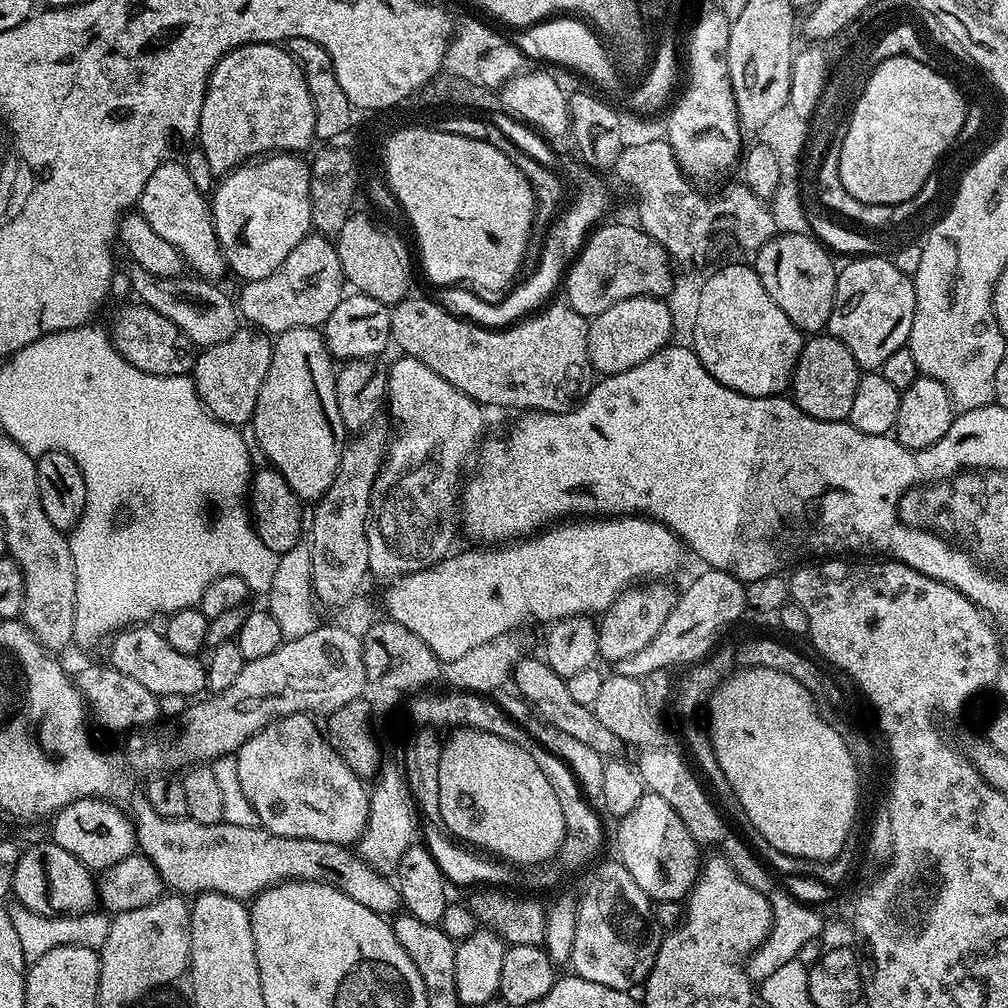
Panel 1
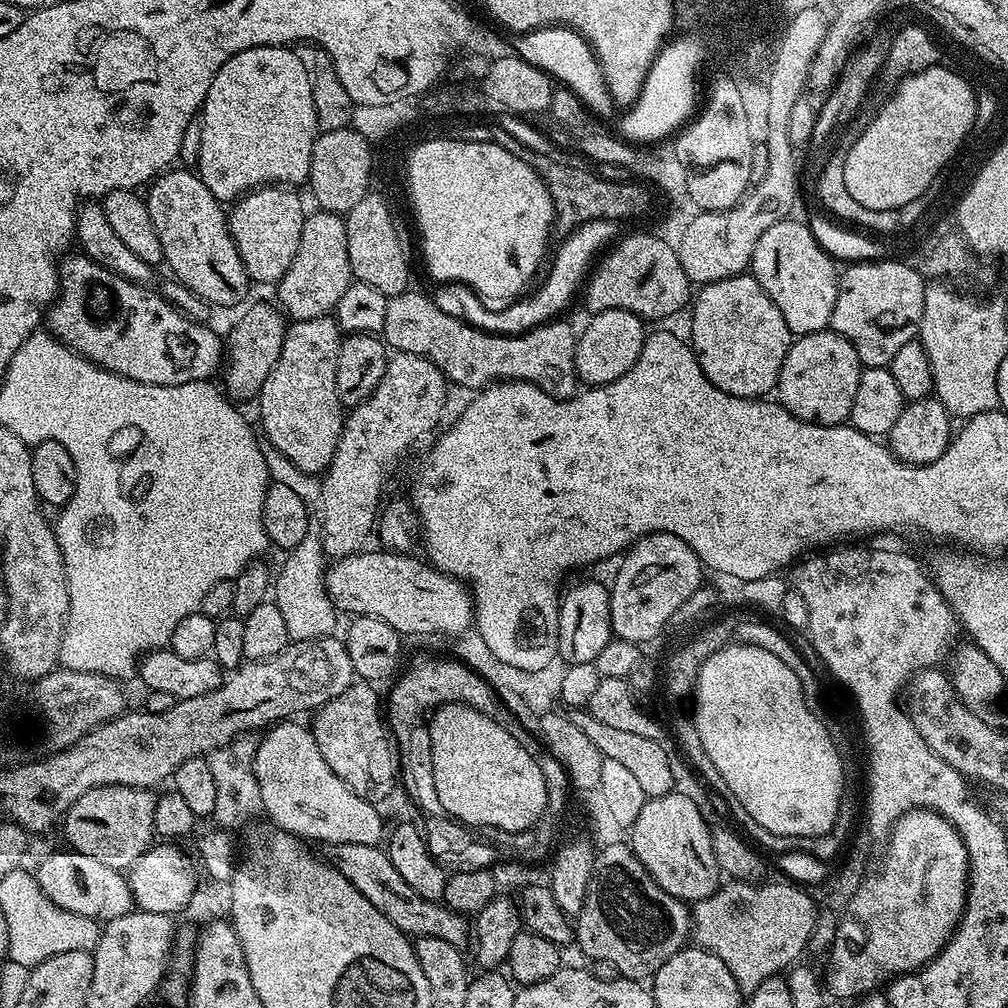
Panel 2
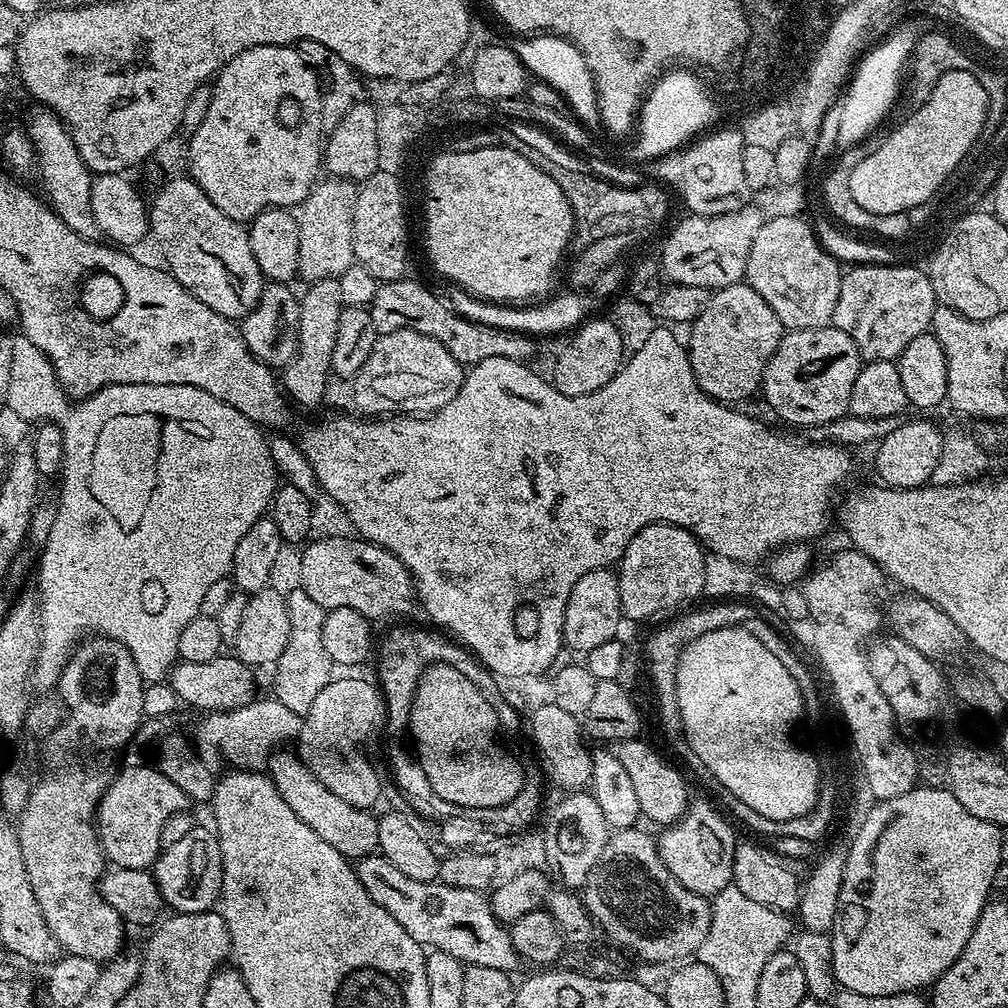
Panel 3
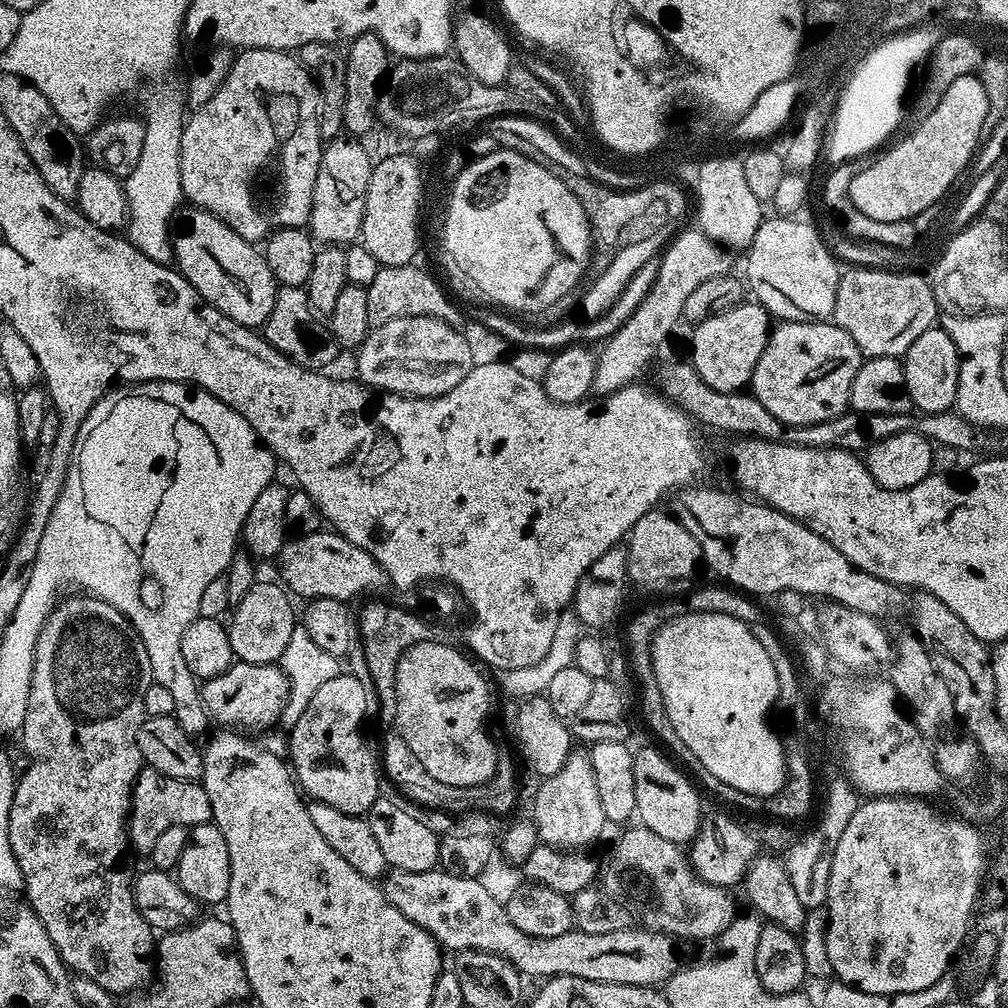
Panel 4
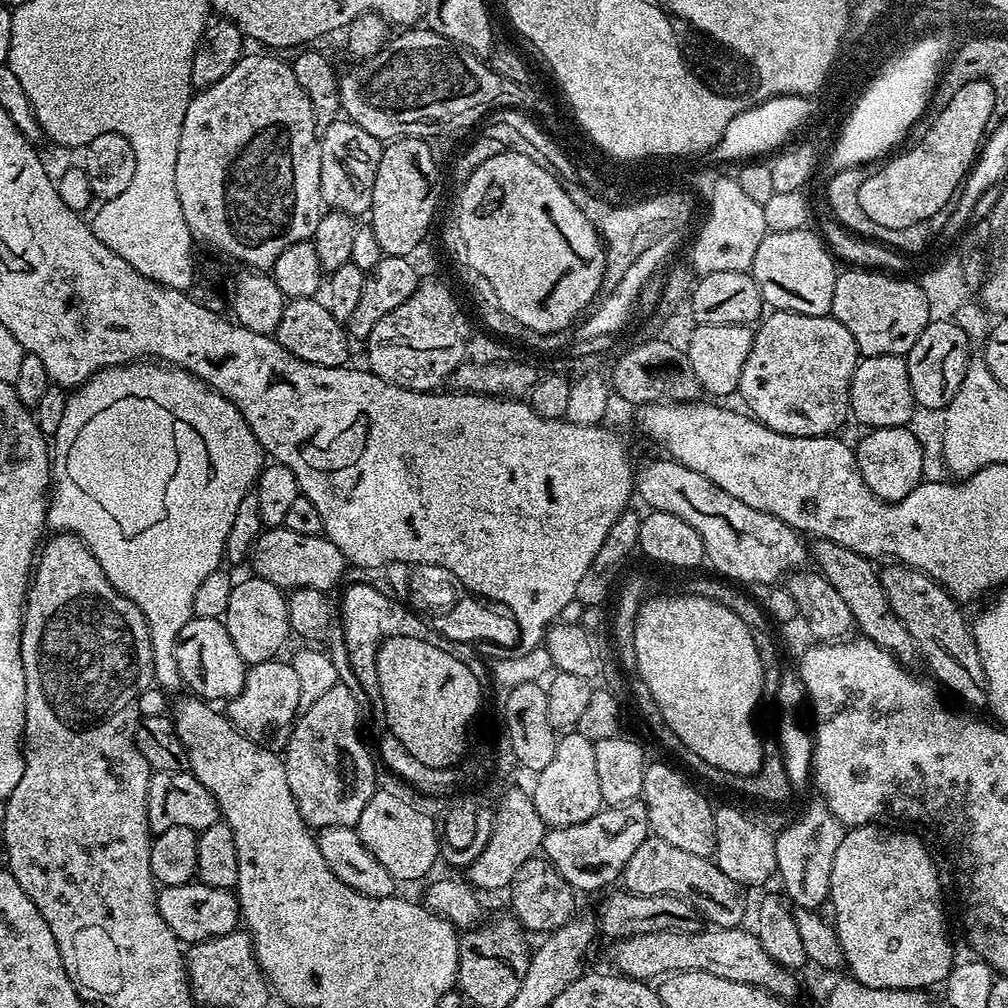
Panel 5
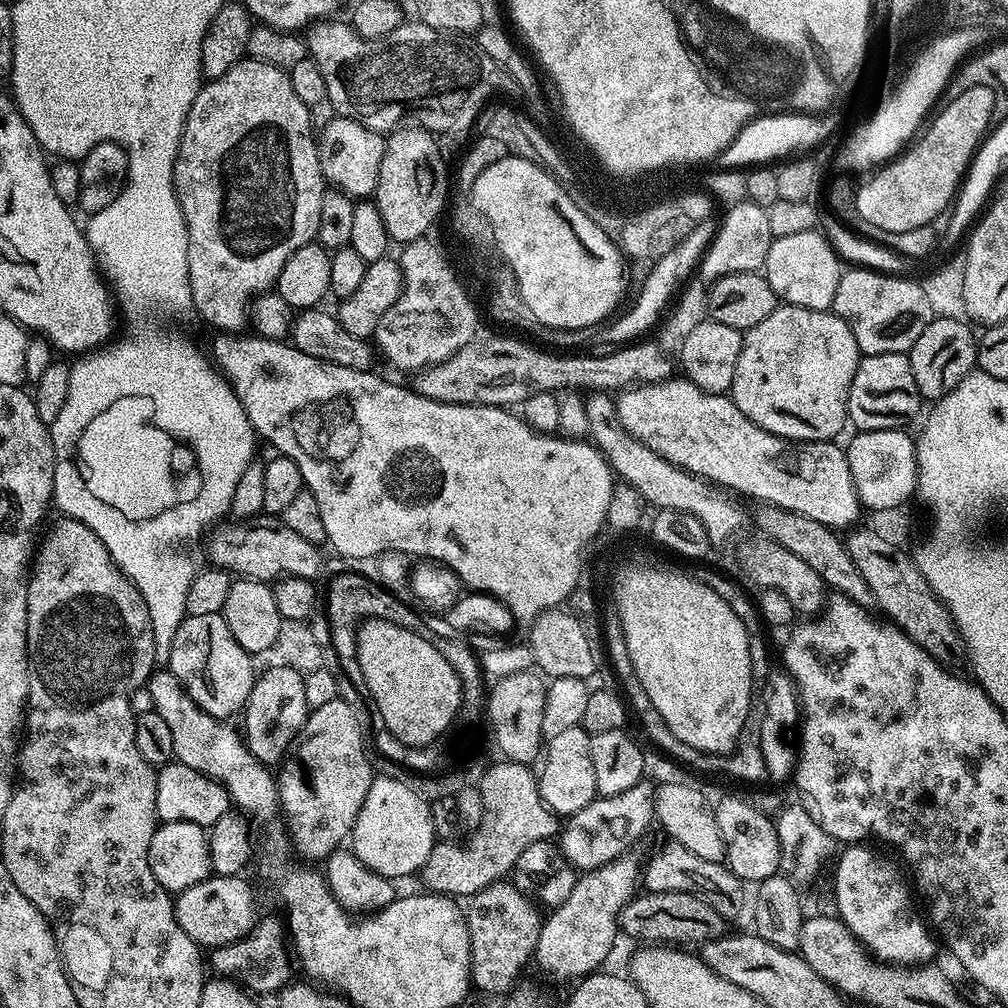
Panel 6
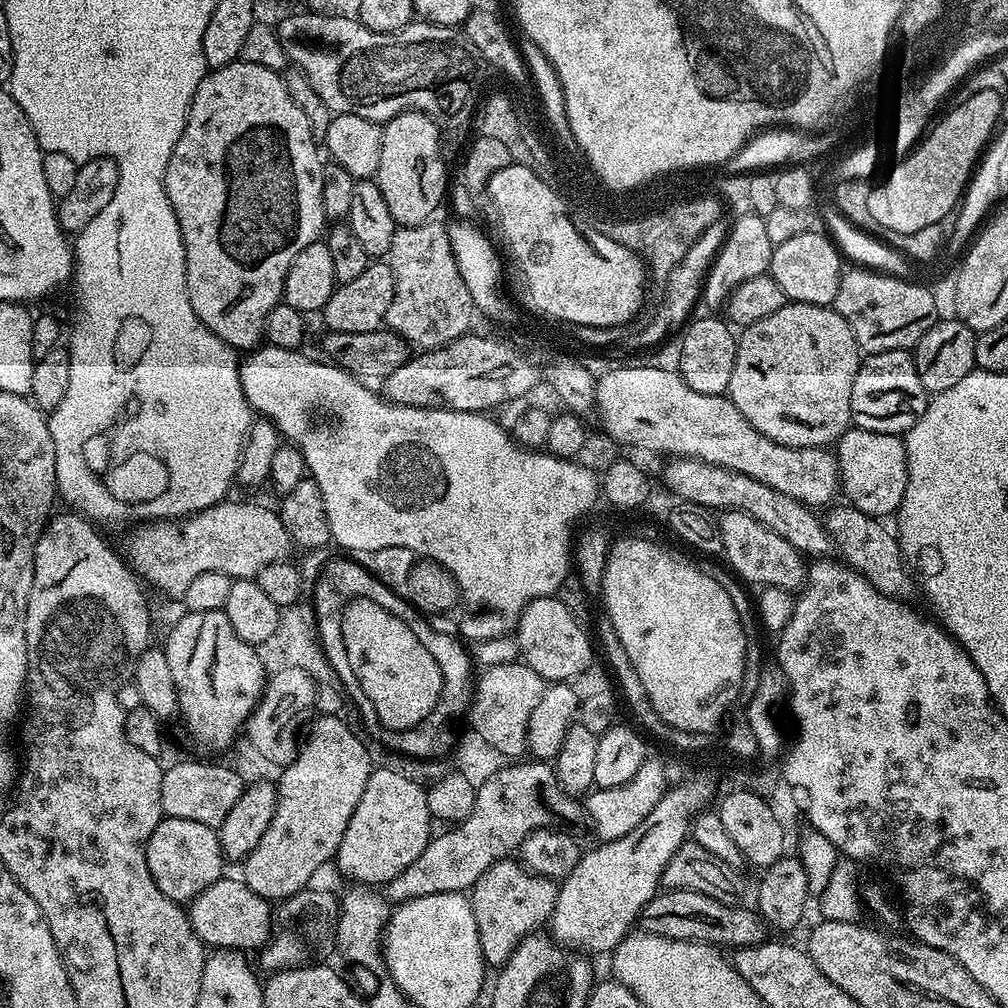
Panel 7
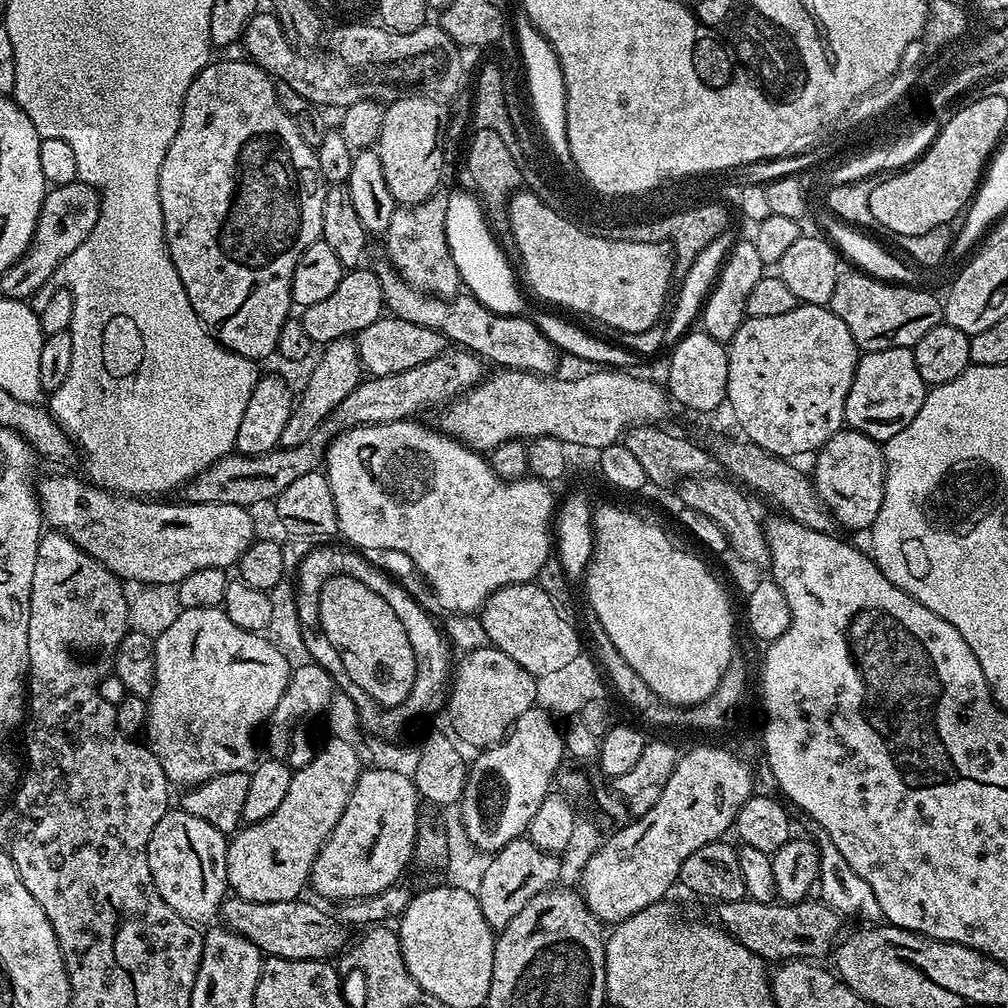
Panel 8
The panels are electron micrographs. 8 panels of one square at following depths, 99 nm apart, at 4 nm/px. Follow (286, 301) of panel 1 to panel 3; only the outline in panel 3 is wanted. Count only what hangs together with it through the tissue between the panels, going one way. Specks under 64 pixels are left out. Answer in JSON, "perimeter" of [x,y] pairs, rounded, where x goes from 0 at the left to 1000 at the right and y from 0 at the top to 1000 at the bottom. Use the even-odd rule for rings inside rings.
{"perimeter":[[[325,177],[318,178],[310,191],[302,198],[296,206],[296,250],[298,252],[299,275],[303,274],[306,280],[315,278],[328,278],[340,273],[353,257],[351,252],[351,206],[353,204],[354,184],[345,177]]]}

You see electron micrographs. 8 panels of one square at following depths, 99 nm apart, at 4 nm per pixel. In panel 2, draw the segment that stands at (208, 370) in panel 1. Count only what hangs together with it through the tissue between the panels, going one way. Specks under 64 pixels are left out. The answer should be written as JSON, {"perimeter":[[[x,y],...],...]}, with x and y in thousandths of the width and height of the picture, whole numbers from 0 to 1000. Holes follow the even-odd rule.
{"perimeter":[[[273,301],[270,302],[248,303],[247,306],[235,315],[234,322],[227,327],[226,337],[224,333],[224,365],[226,361],[226,370],[222,373],[220,385],[231,398],[253,398],[255,394],[257,394],[260,379],[268,371],[268,367],[272,367],[272,359],[276,359],[276,355],[280,351],[280,339],[284,335],[287,318],[284,316],[283,311],[279,309]]]}

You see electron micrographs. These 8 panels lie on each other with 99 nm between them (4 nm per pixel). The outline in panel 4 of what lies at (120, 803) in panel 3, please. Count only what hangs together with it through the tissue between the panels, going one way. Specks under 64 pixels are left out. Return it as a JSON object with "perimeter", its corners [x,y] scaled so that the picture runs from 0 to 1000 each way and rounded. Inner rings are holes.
{"perimeter":[[[144,761],[137,768],[135,778],[131,782],[131,803],[127,806],[127,836],[143,847],[150,847],[153,835],[157,835],[157,827],[161,823],[169,823],[169,819],[181,819],[190,822],[197,817],[209,814],[210,801],[201,777],[181,772],[165,772],[153,763]]]}

